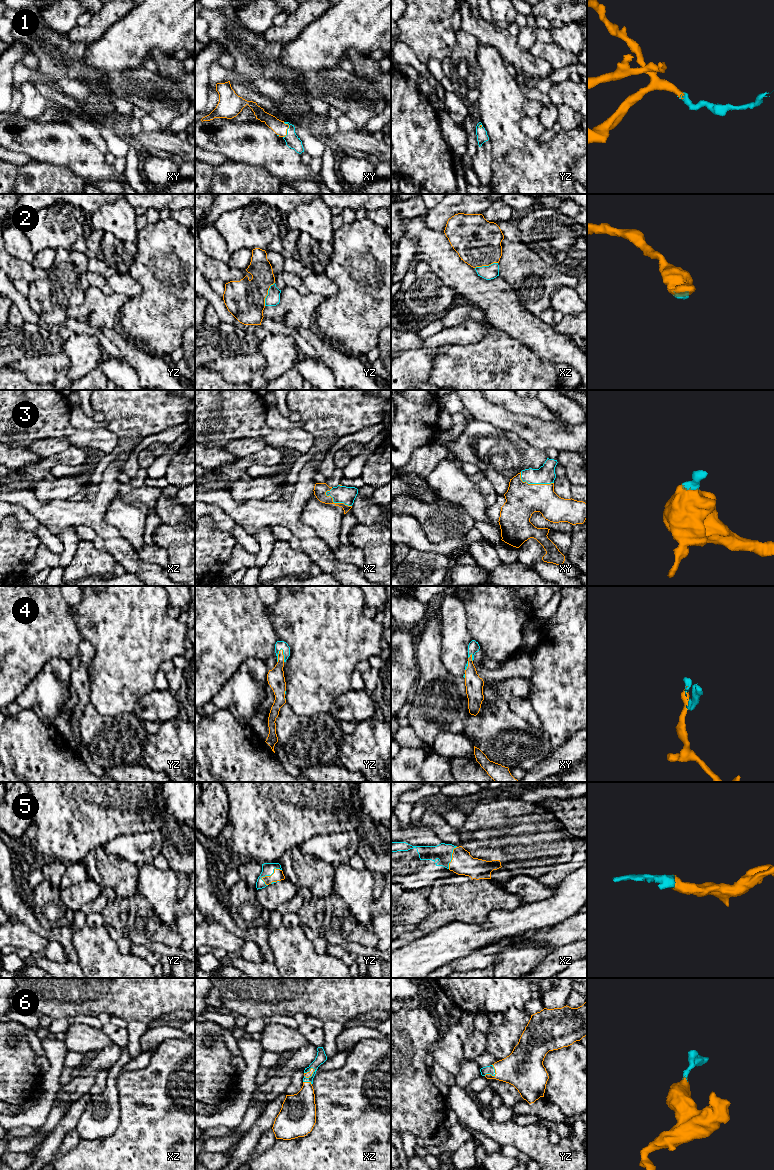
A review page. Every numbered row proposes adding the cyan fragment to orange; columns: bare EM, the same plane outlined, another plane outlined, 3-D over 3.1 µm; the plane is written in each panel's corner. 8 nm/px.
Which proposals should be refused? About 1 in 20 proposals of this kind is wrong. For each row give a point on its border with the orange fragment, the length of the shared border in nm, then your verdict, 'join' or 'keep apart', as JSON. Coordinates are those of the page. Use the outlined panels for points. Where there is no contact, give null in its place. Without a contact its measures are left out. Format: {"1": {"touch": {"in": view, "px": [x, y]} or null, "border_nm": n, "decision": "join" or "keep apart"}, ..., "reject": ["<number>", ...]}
{"1": {"touch": {"in": "xy", "px": [287, 128]}, "border_nm": 130, "decision": "join"}, "2": {"touch": {"in": "yz", "px": [267, 294]}, "border_nm": 200, "decision": "join"}, "3": {"touch": {"in": "xy", "px": [534, 484]}, "border_nm": 280, "decision": "join"}, "4": {"touch": {"in": "yz", "px": [278, 655]}, "border_nm": 120, "decision": "join"}, "5": {"touch": {"in": "yz", "px": [272, 874]}, "border_nm": 190, "decision": "join"}, "6": {"touch": {"in": "yz", "px": [495, 1074]}, "border_nm": 120, "decision": "join"}, "reject": []}

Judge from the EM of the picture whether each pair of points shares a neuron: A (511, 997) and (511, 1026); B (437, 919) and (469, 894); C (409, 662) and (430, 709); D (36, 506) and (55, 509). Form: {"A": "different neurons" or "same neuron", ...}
{"A": "different neurons", "B": "same neuron", "C": "different neurons", "D": "same neuron"}

